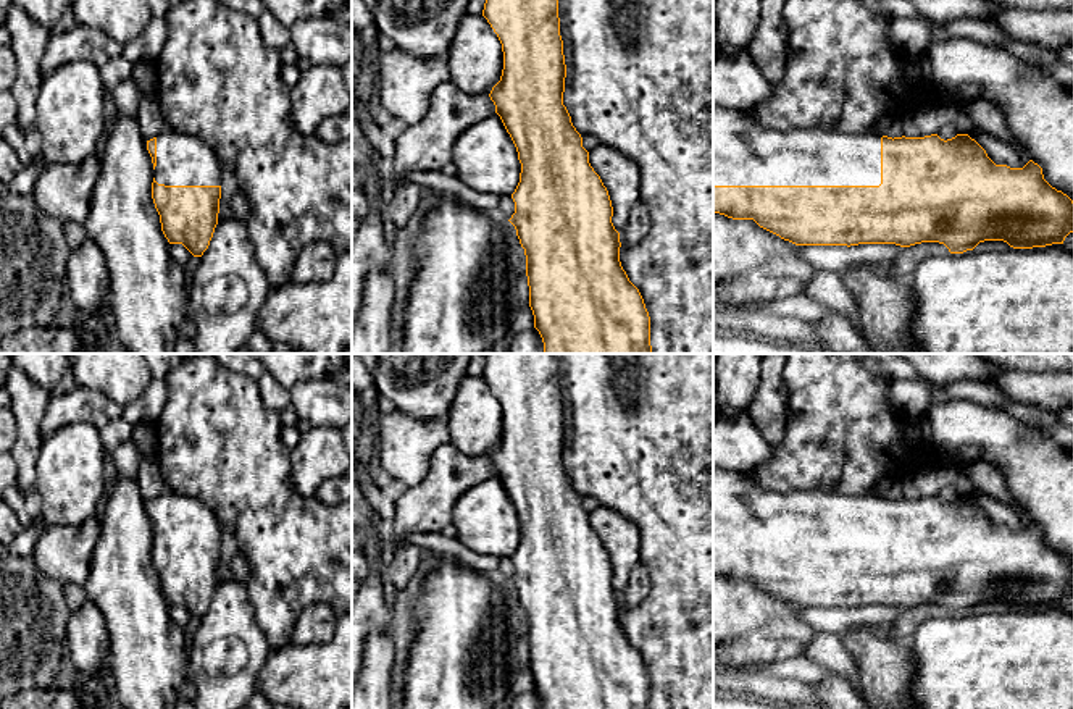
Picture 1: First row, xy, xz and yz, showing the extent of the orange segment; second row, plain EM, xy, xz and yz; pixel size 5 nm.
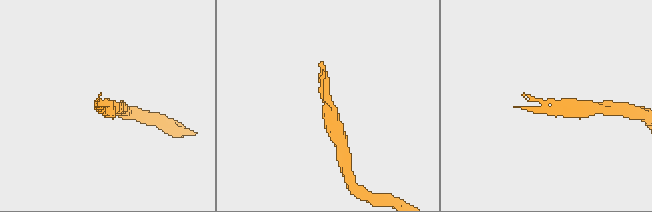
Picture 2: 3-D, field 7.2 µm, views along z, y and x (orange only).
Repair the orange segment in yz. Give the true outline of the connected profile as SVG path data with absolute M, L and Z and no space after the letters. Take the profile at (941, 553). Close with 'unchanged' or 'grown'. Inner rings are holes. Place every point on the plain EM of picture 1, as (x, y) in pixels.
M713 467L713 575L754 581L760 589L795 607L944 606L950 615L973 612L984 602L1004 602L1013 610L1063 606L1073 594L1073 562L1052 549L1042 530L1007 502L973 489L941 501L887 499L863 494L768 491L739 472Z; grown

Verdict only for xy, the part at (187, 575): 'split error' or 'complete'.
split error

